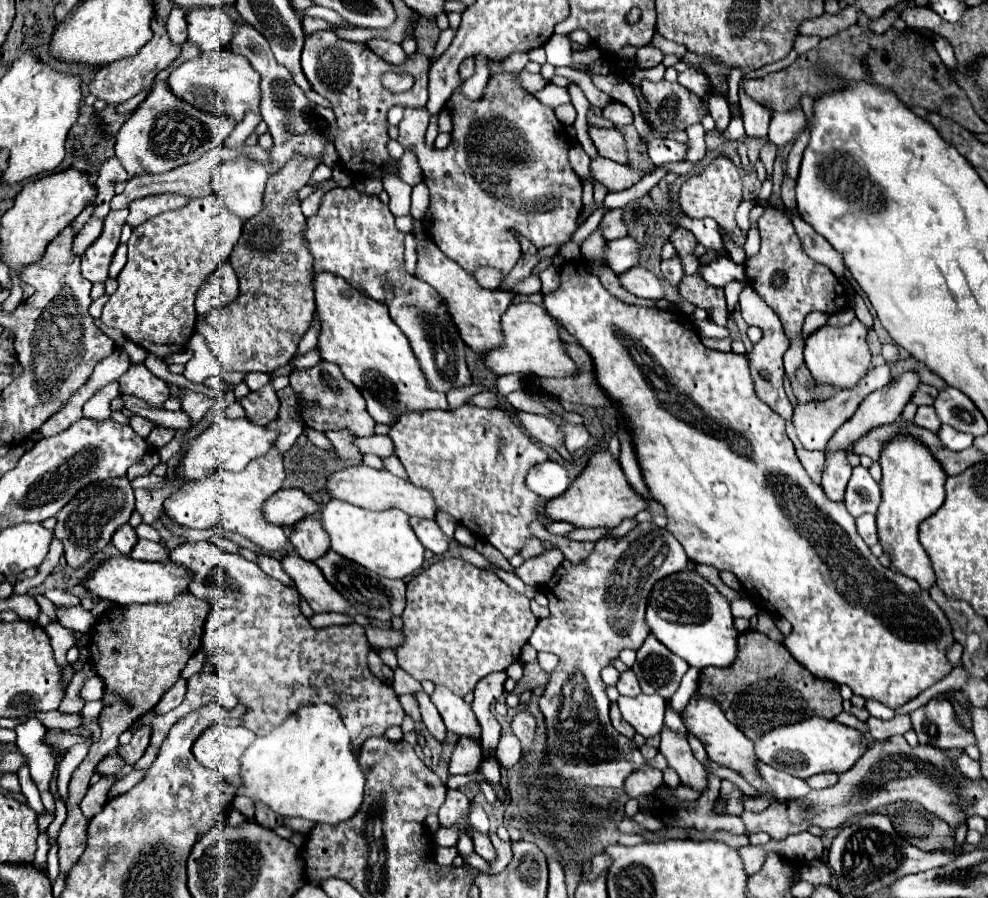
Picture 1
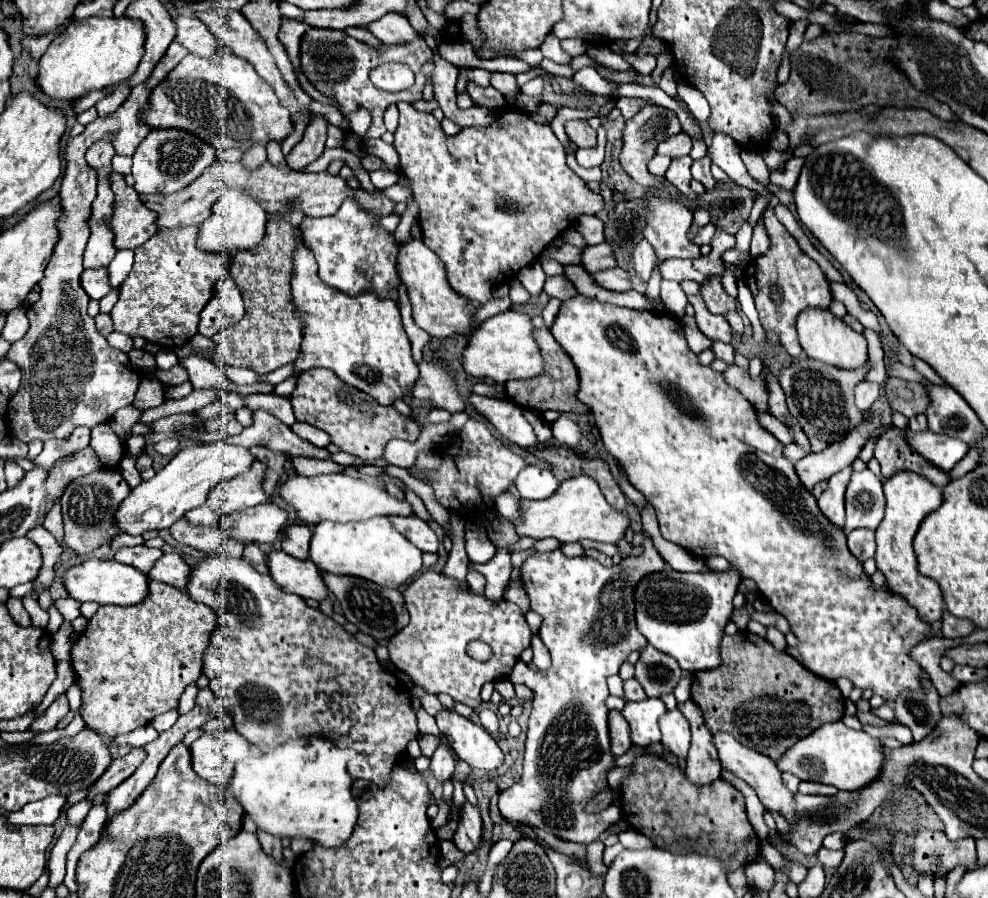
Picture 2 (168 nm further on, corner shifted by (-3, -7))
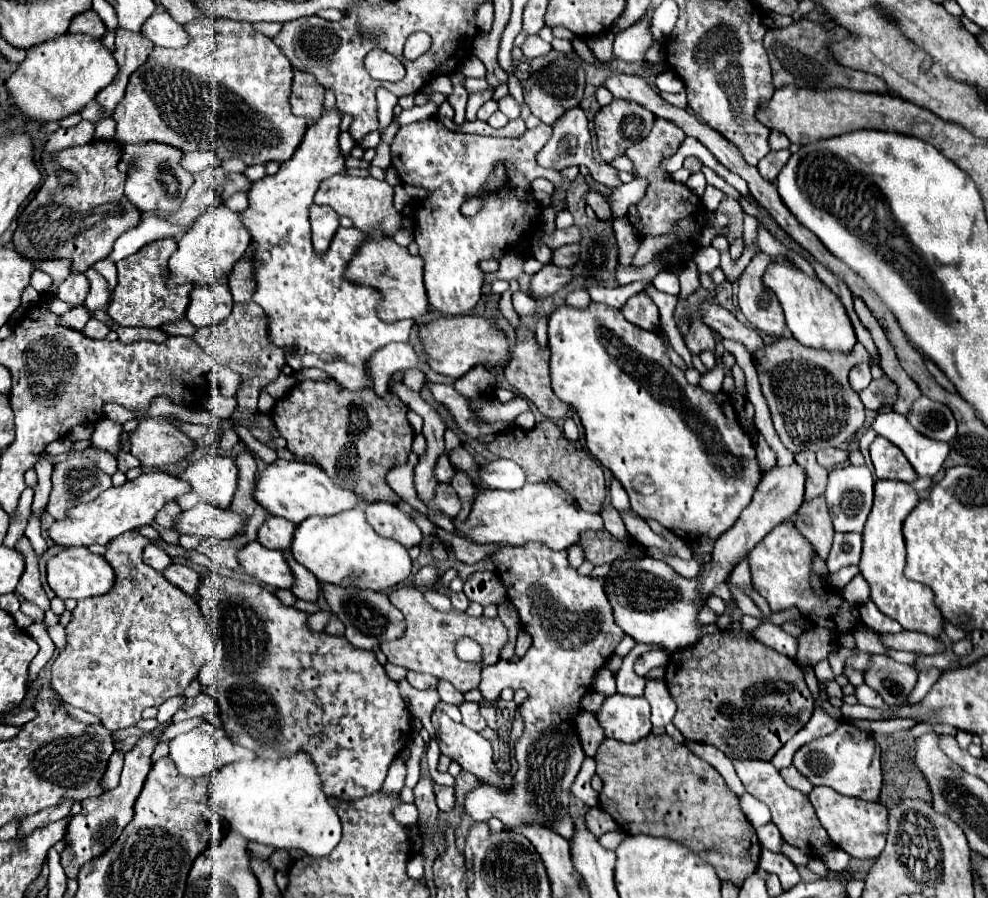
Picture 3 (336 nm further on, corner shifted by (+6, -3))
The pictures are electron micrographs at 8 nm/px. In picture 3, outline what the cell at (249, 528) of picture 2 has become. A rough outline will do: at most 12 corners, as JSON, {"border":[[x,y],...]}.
{"border":[[207,503],[179,513],[179,535],[231,539],[245,519]]}

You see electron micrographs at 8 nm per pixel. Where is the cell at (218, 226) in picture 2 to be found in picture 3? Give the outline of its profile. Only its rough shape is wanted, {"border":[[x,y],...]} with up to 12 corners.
{"border":[[207,209],[169,259],[169,287],[225,283],[247,253],[241,213]]}

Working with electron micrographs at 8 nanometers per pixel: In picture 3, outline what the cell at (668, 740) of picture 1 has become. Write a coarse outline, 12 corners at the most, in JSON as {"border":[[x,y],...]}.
{"border":[[647,681],[651,723],[667,725],[675,715],[663,681]]}

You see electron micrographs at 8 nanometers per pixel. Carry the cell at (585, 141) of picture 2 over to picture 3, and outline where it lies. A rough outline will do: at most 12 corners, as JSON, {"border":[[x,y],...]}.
{"border":[[551,49],[531,59],[525,103],[543,123],[579,105],[579,55]]}

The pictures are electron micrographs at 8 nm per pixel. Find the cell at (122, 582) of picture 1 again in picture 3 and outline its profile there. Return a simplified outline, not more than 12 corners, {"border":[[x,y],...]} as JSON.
{"border":[[87,547],[47,561],[57,597],[79,601],[111,591],[115,573]]}

